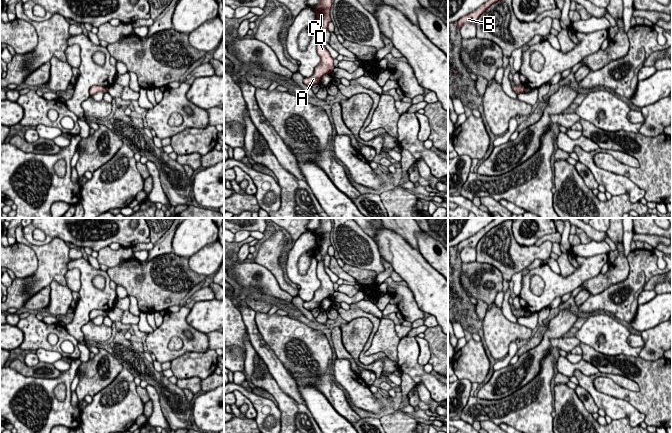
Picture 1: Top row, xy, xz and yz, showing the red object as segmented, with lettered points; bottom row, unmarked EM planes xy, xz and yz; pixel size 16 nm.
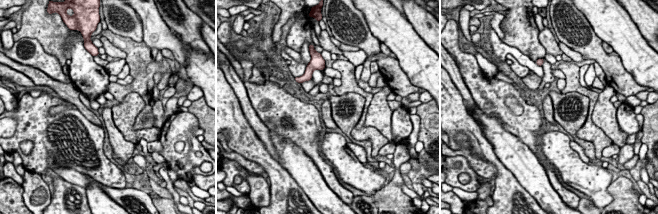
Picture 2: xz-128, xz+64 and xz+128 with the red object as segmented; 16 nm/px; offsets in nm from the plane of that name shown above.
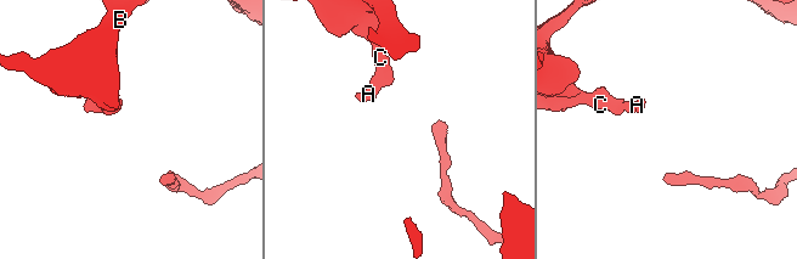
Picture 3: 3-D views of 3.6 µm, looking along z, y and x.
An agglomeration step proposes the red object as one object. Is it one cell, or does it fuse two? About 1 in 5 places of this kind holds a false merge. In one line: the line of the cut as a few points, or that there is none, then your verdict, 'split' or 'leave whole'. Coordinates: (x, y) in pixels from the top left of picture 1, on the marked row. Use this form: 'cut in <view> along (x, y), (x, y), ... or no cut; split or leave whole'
no cut; leave whole

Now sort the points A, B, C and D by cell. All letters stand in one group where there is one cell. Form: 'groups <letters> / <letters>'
groups A B C D

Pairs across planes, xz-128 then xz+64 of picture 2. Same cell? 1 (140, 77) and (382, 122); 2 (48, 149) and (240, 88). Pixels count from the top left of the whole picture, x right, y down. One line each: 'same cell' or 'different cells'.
1: different cells
2: same cell

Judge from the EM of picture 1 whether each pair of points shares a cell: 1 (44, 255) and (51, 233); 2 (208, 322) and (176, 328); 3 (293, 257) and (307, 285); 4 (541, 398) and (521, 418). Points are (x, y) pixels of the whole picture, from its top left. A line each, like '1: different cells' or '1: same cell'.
1: different cells
2: different cells
3: same cell
4: same cell

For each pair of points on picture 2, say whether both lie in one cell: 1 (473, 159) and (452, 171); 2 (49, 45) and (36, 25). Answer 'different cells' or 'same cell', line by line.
1: different cells
2: same cell

